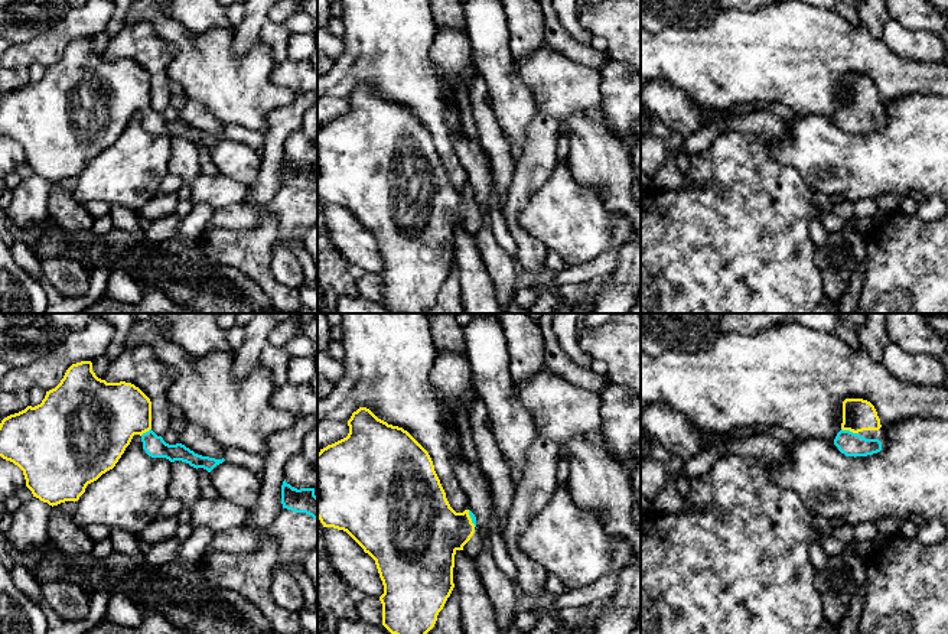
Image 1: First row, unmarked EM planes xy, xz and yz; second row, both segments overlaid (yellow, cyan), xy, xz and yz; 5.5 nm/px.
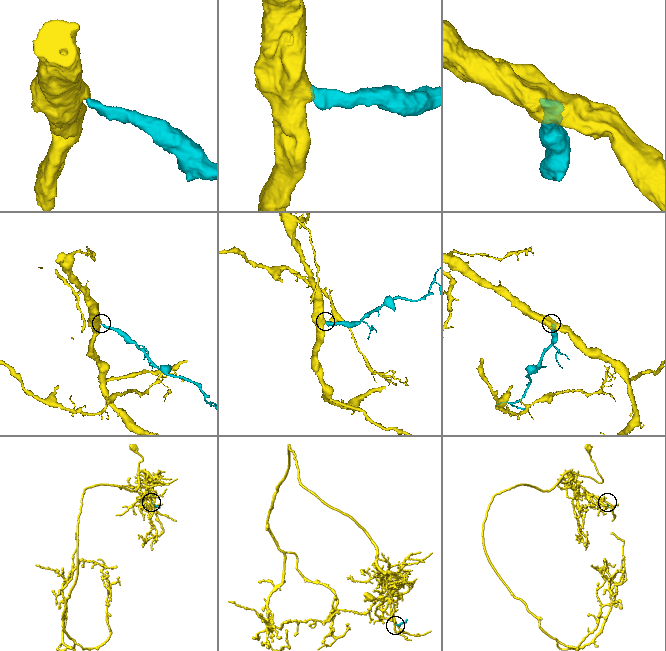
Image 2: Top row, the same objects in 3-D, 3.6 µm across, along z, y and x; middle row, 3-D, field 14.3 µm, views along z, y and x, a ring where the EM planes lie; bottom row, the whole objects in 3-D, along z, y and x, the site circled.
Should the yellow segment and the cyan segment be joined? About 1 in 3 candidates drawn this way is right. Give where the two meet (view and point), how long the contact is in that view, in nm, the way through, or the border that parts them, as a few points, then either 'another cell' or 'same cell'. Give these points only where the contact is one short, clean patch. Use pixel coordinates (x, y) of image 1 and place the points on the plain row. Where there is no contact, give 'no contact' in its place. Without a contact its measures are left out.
contact yz (850, 107); length 100 nm; way yz (859, 91), (850, 107), (850, 120); same cell

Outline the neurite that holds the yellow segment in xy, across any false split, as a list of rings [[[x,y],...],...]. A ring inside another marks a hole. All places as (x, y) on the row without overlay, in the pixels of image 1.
[[[91,38],[72,40],[40,81],[1,97],[0,133],[23,147],[33,173],[53,183],[78,178],[88,160],[115,143],[134,111],[141,113],[143,126],[152,134],[182,137],[208,149],[225,137],[198,131],[182,120],[166,120],[152,107],[150,75],[131,59],[98,55]]]

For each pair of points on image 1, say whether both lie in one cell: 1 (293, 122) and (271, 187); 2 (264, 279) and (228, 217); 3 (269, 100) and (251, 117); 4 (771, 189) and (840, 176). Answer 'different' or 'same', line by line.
1: same
2: different
3: same
4: different

